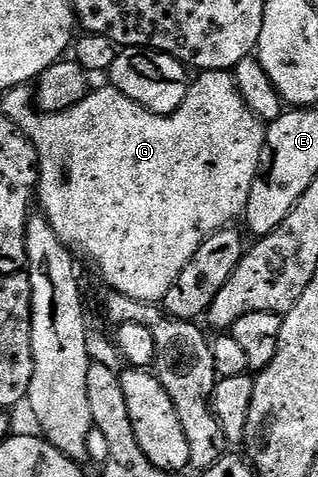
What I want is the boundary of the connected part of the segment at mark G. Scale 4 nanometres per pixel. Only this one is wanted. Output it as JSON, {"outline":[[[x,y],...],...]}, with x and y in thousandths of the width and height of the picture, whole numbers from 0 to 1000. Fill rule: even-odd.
{"outline":[[[585,140],[585,153],[601,176],[597,187],[579,214],[535,243],[469,235],[462,226],[415,214],[415,205],[377,197],[352,180],[330,180],[333,184],[314,187],[311,193],[308,187],[286,191],[283,199],[211,235],[107,231],[94,243],[94,268],[88,266],[88,283],[119,325],[113,411],[126,428],[132,419],[132,440],[176,491],[204,507],[211,520],[286,537],[308,551],[324,583],[358,602],[349,606],[368,618],[469,637],[497,637],[522,623],[528,608],[541,608],[541,591],[566,583],[566,566],[591,558],[604,532],[629,524],[629,516],[664,491],[733,472],[736,459],[745,453],[752,459],[770,447],[780,407],[792,407],[792,382],[818,367],[811,342],[824,335],[824,319],[830,335],[830,321],[840,317],[840,262],[814,252],[805,239],[792,239],[723,151],[632,151],[623,140]]]}

